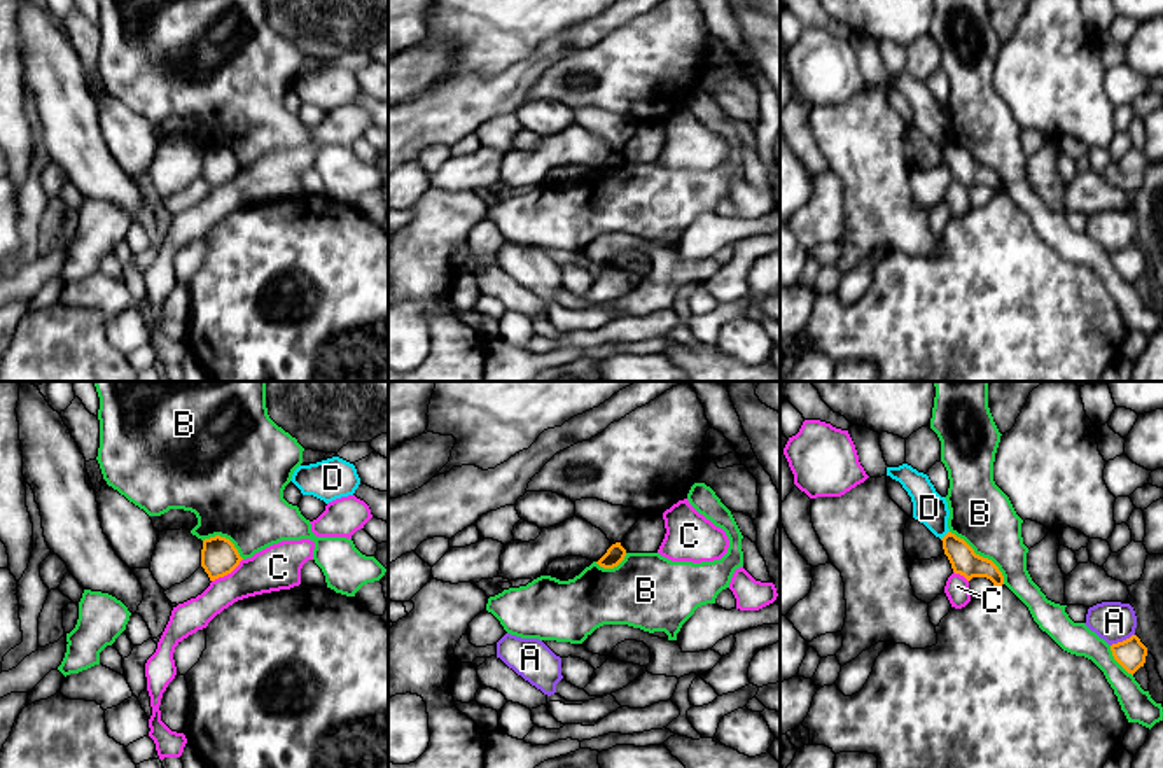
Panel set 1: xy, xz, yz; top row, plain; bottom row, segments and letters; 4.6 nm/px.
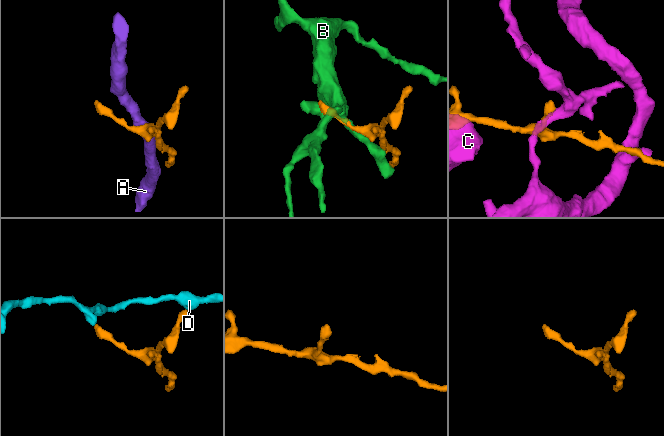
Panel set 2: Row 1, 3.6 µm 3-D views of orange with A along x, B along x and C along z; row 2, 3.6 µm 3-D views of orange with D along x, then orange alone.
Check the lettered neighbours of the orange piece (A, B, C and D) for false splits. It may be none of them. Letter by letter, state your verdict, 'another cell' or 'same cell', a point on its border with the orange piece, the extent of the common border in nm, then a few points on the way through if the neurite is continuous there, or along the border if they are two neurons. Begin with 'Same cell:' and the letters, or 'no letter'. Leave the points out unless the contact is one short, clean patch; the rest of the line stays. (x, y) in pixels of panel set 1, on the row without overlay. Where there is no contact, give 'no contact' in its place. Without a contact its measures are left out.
Same cell: no letter
A: another cell; meets orange in yz at (1123, 249); contact 130 nm long
B: another cell; meets orange in yz at (981, 165); contact 360 nm long
C: another cell; meets orange in xy at (228, 181); contact 180 nm long; border along xy (242, 167), (229, 181), (212, 189)
D: another cell; meets orange in yz at (945, 144); contact 60 nm long; border along yz (948, 139), (941, 147)

